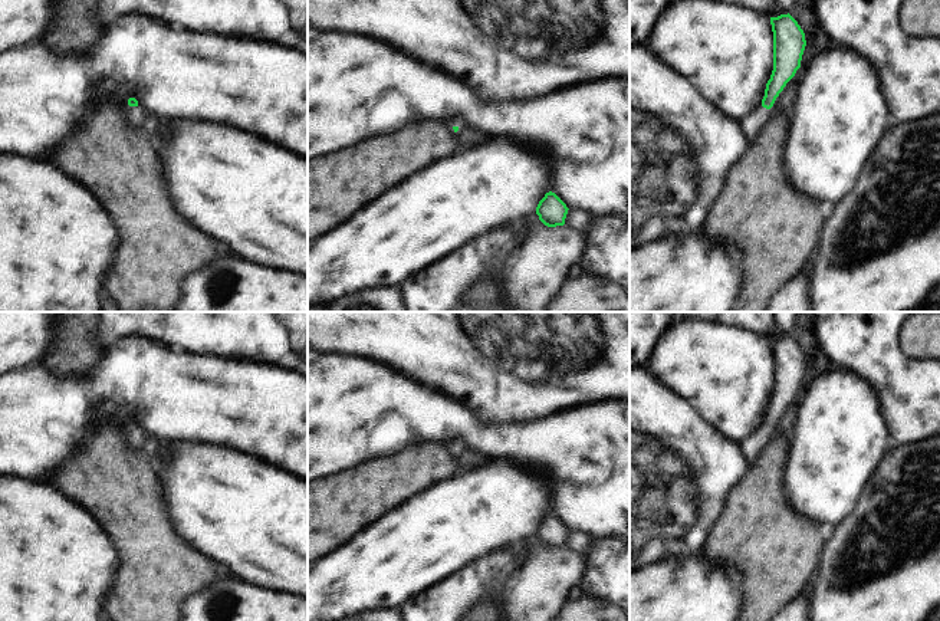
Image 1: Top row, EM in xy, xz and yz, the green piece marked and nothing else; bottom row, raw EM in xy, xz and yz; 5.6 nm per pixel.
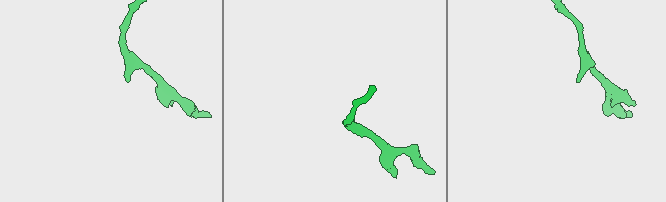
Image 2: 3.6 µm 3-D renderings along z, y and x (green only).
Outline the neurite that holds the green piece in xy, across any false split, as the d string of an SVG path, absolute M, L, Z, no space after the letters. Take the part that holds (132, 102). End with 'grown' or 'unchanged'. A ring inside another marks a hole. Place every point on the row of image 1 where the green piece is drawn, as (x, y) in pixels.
M129 98L128 105L129 106L125 111L126 119L132 124L142 126L142 114L141 114L141 108L138 106L138 101L135 98Z | grown

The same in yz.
M789 13L770 17L770 24L773 32L773 70L766 83L762 105L740 119L747 138L755 137L768 119L769 109L776 98L801 68L806 46L803 30Z | grown

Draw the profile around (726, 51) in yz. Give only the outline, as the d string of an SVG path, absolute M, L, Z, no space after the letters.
M670 0L655 17L647 46L726 115L740 121L762 106L773 70L769 13L723 0Z

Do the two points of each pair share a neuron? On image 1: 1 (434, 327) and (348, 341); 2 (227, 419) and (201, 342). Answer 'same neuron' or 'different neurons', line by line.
1: same neuron
2: different neurons

